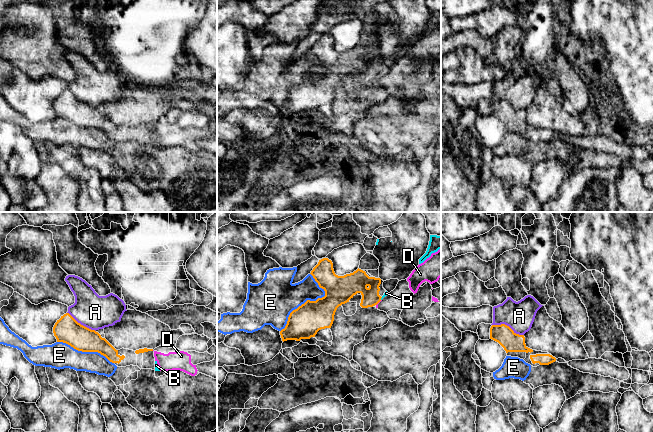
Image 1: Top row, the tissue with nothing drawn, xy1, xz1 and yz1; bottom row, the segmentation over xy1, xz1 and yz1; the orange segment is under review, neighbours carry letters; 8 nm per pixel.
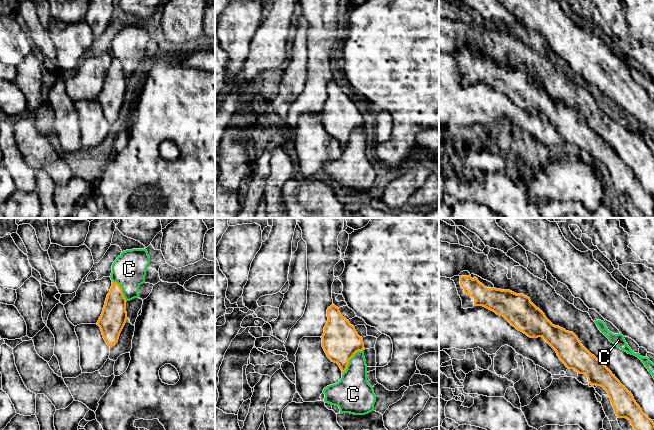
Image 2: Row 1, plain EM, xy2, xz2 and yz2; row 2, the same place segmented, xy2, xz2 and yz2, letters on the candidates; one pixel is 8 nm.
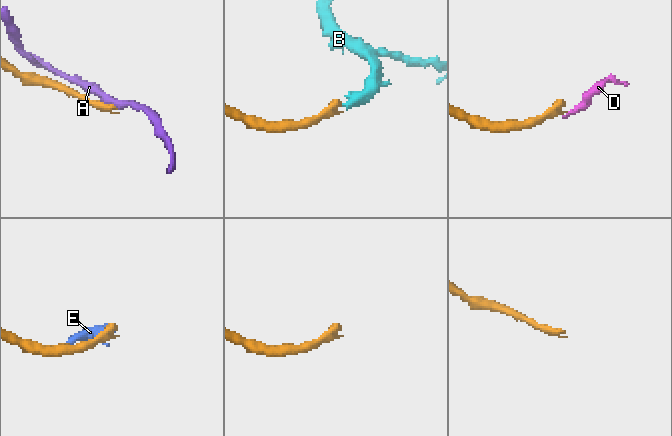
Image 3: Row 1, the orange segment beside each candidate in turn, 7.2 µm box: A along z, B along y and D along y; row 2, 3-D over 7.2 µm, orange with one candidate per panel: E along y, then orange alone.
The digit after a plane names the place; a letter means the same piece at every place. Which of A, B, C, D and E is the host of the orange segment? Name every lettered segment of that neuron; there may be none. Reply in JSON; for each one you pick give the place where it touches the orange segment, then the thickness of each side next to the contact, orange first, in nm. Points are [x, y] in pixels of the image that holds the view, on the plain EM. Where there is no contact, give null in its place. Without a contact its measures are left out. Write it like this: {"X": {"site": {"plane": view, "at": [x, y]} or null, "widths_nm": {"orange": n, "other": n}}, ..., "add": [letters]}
{"B": {"site": {"plane": "xz1", "at": [381, 73]}, "widths_nm": {"orange": 170, "other": 40}}, "add": ["B"]}

